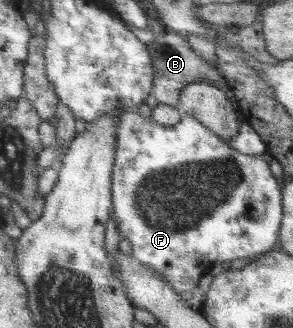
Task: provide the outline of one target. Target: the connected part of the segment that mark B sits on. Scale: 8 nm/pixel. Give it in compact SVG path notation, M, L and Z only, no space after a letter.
M165 30L162 36L155 38L152 43L148 43L146 46L147 50L151 51L151 58L154 60L155 89L152 89L152 94L155 96L158 104L167 104L177 108L180 91L186 86L200 81L208 81L218 86L220 90L229 90L230 87L216 68L207 63L198 53L194 52L184 35L176 31Z

